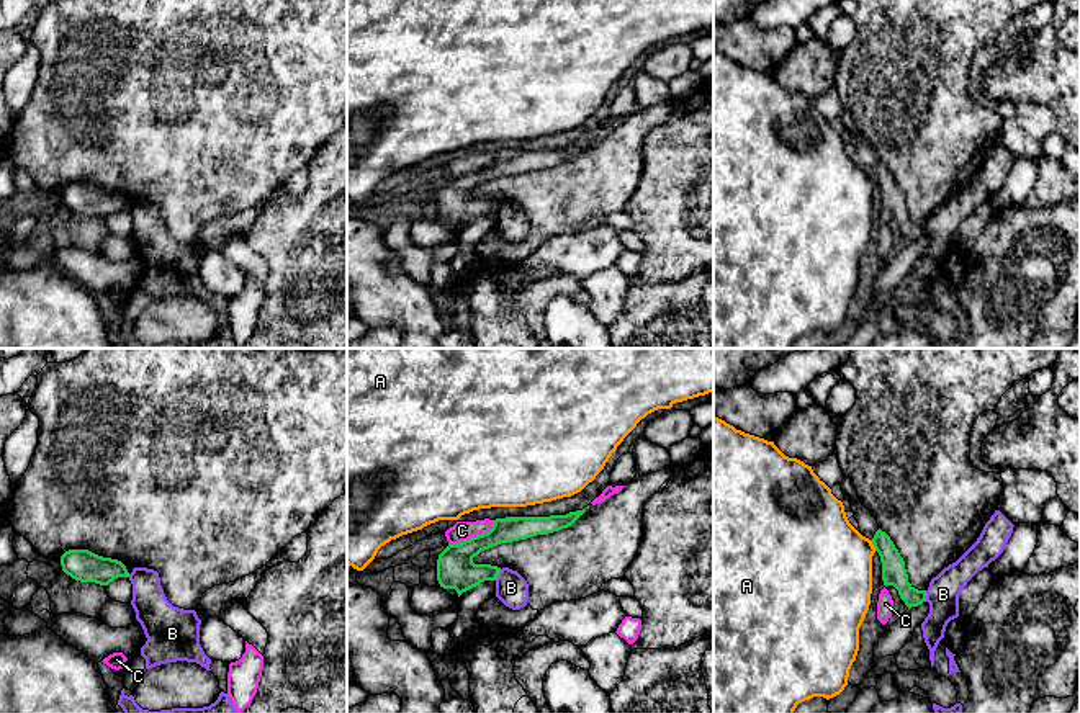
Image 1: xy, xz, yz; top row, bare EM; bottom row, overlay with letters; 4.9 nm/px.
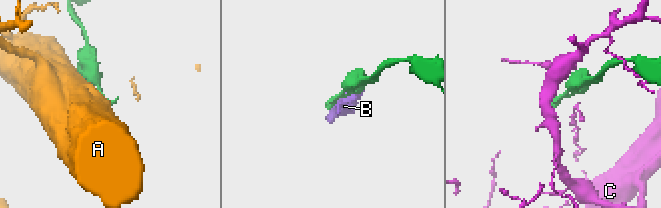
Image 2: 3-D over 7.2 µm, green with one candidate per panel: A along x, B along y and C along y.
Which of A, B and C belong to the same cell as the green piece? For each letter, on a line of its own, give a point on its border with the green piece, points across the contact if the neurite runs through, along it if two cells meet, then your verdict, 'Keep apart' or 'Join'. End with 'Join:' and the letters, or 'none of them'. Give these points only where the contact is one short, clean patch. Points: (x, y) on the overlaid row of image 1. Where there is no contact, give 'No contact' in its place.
A: Touches green at yz (872, 543). Keep apart
B: Touches green at xz (498, 574). Boundary: xz (501, 569), (494, 579). Keep apart
C: Touches green at xz (473, 537). Keep apart
Join: none of them

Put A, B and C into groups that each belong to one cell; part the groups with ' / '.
A / B / C

